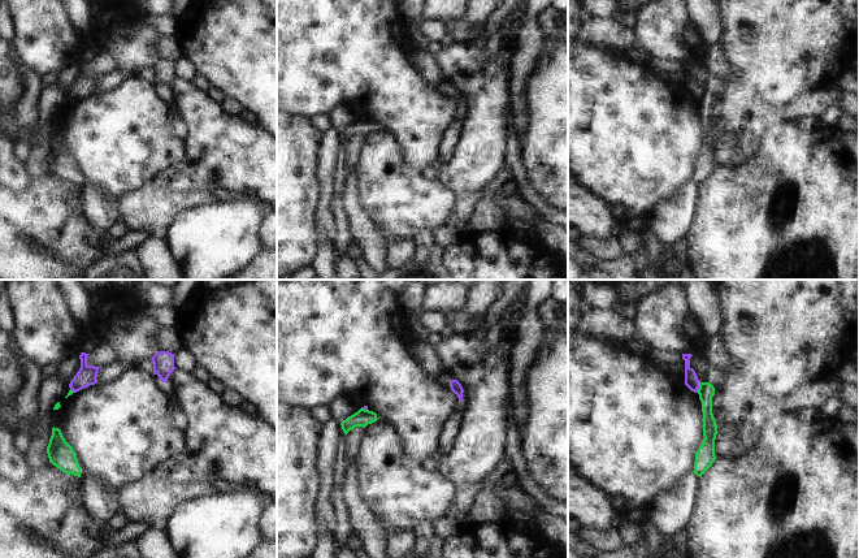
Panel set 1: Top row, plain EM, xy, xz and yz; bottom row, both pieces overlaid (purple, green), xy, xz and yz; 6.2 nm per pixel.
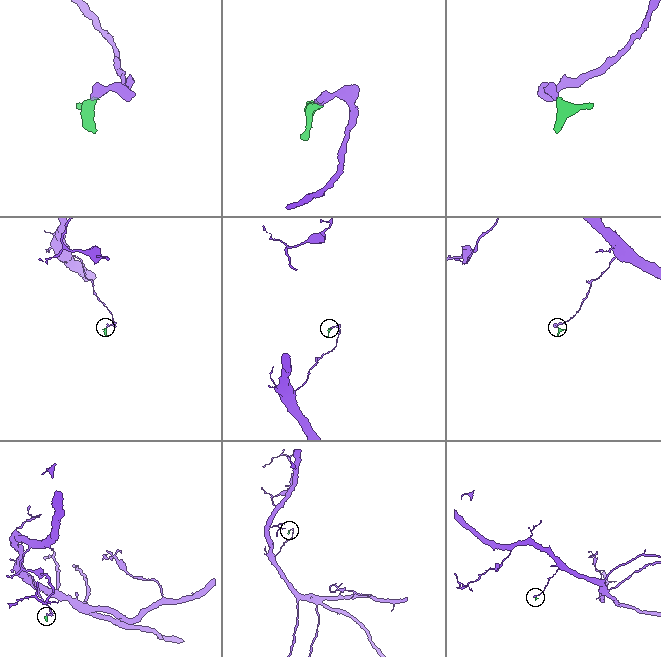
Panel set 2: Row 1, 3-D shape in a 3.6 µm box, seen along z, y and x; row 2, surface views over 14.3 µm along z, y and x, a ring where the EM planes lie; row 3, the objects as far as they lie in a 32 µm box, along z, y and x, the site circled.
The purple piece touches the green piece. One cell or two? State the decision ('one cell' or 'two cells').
two cells

